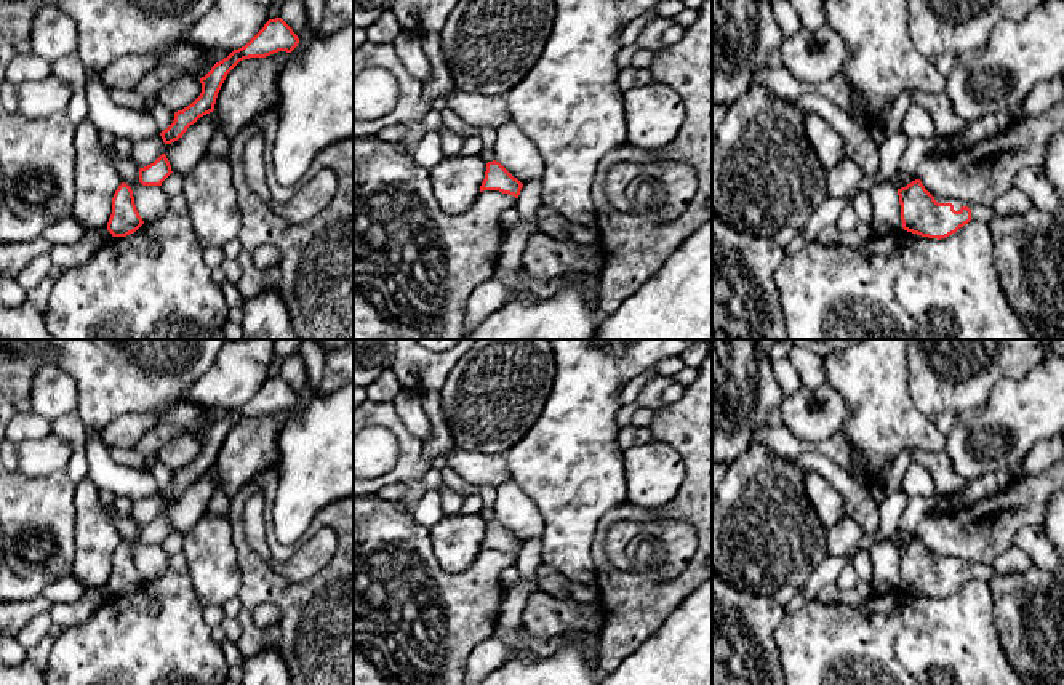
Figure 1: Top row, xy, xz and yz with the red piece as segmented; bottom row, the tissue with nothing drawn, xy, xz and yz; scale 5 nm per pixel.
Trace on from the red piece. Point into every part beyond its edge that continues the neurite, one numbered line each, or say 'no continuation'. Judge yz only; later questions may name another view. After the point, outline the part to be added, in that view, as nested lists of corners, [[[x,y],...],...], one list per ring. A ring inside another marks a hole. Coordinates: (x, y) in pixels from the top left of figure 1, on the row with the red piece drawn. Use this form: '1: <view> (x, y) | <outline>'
1: yz (981, 213) | [[[934,198],[934,200],[938,203],[952,203],[955,211],[960,211],[962,206],[968,206],[971,210],[971,221],[981,221],[989,224],[995,218],[992,206],[966,203],[955,198]]]

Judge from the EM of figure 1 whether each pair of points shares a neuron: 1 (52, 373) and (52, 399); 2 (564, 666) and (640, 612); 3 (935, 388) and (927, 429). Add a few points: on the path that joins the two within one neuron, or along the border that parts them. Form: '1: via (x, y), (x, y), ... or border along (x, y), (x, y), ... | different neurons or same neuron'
1: via (52, 380), (52, 392) | same neuron
2: border along (602, 629), (600, 668) | different neurons
3: border along (908, 388), (912, 404), (933, 421) | different neurons

